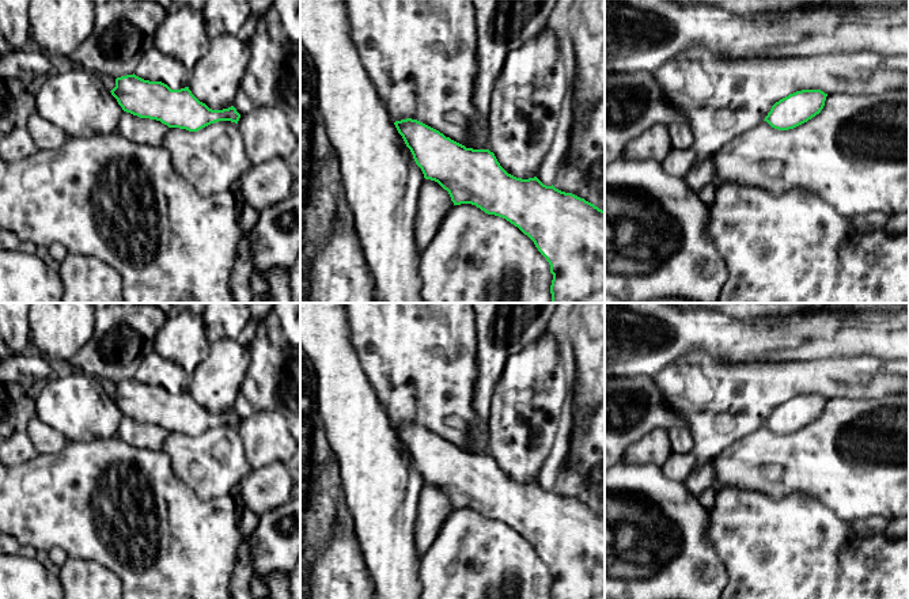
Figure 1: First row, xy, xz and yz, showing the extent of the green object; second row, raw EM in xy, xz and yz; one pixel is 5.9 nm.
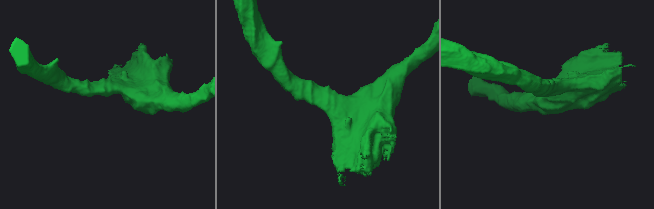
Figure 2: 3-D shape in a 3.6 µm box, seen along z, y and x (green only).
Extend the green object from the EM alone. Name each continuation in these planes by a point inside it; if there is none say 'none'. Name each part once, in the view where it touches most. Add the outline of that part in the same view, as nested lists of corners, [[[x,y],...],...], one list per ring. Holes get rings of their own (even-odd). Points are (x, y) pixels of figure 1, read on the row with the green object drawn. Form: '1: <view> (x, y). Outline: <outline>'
none

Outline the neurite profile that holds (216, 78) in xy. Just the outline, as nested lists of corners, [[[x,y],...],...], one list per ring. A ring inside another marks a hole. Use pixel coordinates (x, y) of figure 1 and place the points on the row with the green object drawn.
[[[230,34],[215,37],[192,71],[189,90],[212,110],[228,109],[234,106],[249,61],[249,42]]]

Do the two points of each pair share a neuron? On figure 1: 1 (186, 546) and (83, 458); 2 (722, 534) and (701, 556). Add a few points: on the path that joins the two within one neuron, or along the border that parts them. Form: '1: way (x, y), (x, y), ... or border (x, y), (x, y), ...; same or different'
1: way (161, 511), (141, 462), (118, 458); same
2: border (708, 512), (708, 537), (726, 572); different

